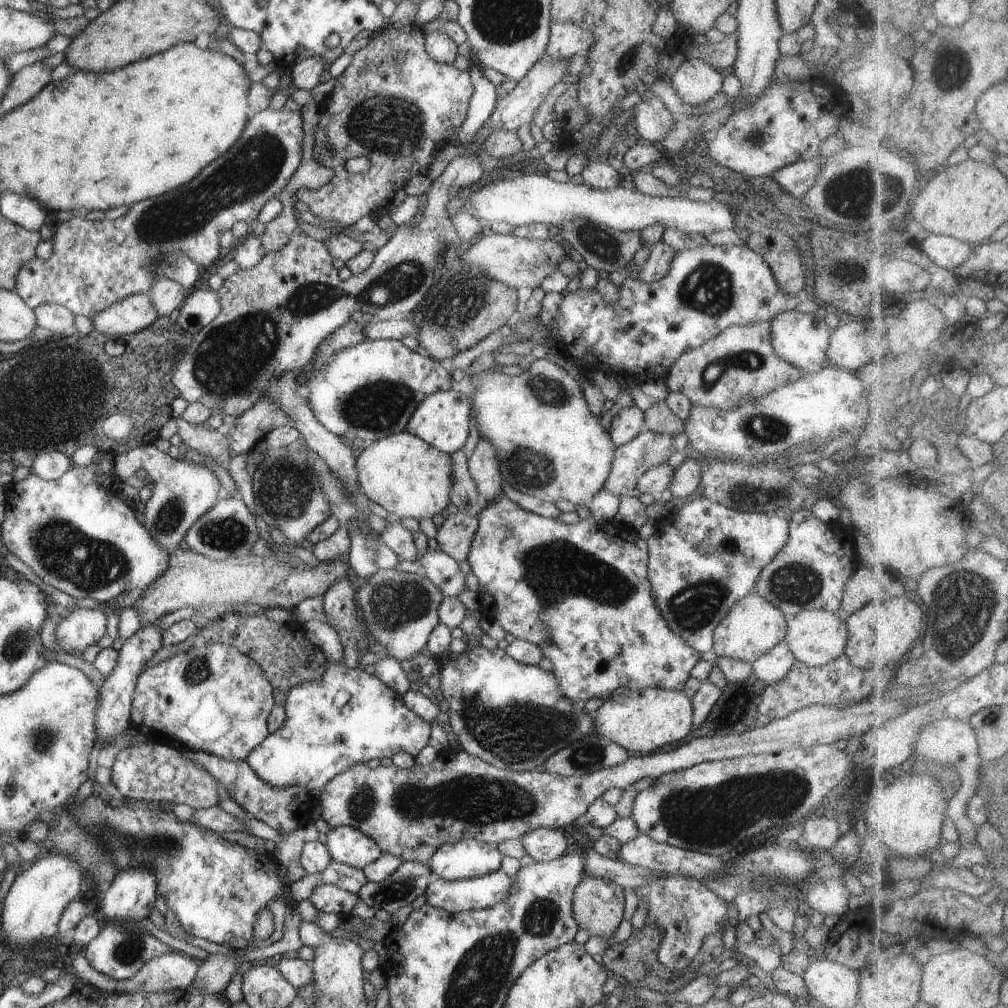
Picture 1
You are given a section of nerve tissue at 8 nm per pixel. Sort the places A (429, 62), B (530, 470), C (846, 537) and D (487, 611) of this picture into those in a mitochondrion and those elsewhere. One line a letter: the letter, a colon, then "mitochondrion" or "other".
A: other
B: mitochondrion
C: other
D: other

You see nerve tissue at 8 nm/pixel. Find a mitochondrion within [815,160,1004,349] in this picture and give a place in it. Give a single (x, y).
(846, 190)

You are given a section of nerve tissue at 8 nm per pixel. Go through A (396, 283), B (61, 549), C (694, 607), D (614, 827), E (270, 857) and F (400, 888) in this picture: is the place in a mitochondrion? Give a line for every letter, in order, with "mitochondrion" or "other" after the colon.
A: mitochondrion
B: mitochondrion
C: mitochondrion
D: other
E: other
F: mitochondrion

